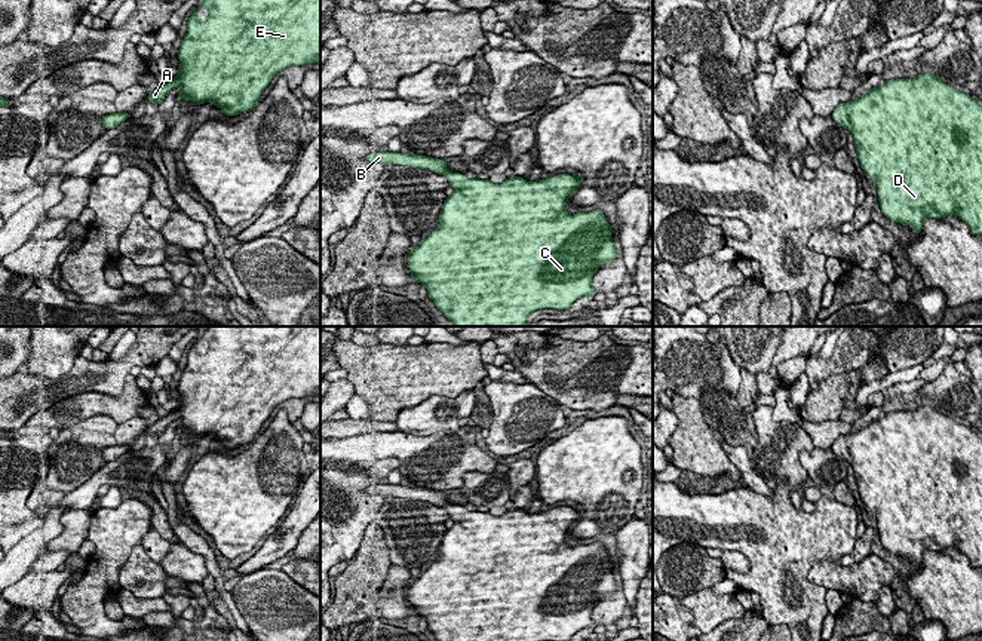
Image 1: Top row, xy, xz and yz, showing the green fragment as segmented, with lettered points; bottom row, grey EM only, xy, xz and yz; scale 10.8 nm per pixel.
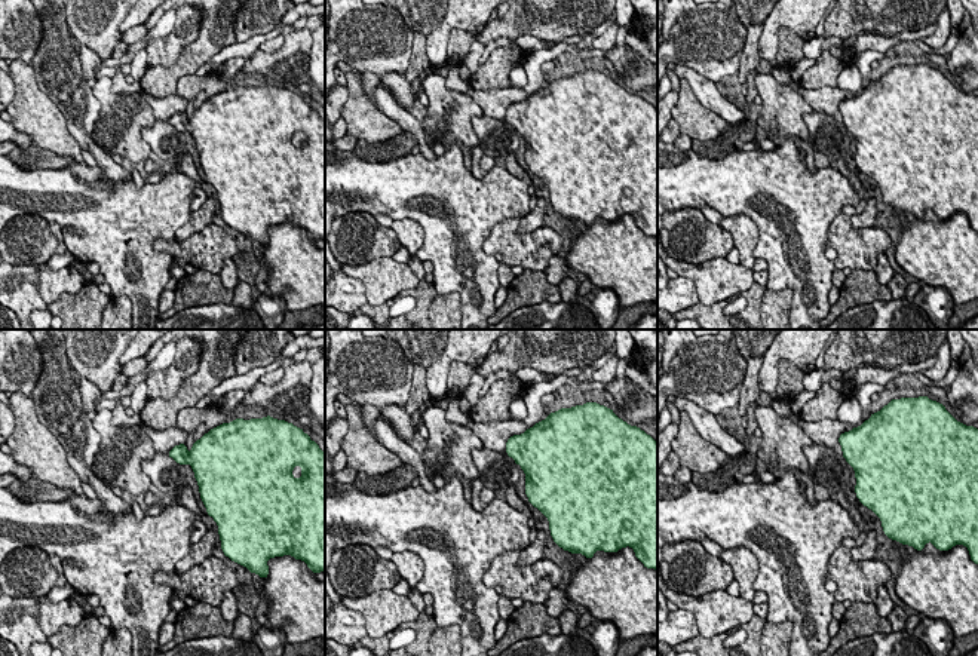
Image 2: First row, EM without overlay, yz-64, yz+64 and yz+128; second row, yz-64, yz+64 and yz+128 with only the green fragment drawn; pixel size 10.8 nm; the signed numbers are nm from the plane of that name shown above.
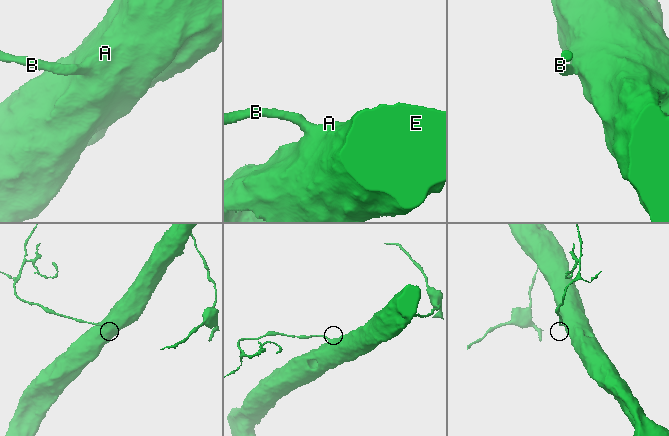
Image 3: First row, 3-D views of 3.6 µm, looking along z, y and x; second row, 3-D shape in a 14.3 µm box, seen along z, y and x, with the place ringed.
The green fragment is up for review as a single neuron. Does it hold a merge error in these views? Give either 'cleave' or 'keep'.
keep

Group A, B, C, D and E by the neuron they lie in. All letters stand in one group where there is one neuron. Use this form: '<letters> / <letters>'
A B C D E

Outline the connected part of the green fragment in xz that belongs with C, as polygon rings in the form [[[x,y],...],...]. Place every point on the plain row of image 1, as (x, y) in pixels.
[[[377,484],[365,493],[429,502],[445,507],[454,521],[441,542],[439,558],[408,586],[412,614],[427,620],[438,641],[570,641],[579,631],[595,628],[590,616],[598,599],[617,591],[611,570],[614,562],[601,542],[576,548],[567,545],[568,528],[581,516],[581,510],[574,507],[558,506],[538,513],[513,509],[494,516],[490,512],[467,510],[449,503],[442,491],[420,487]]]

